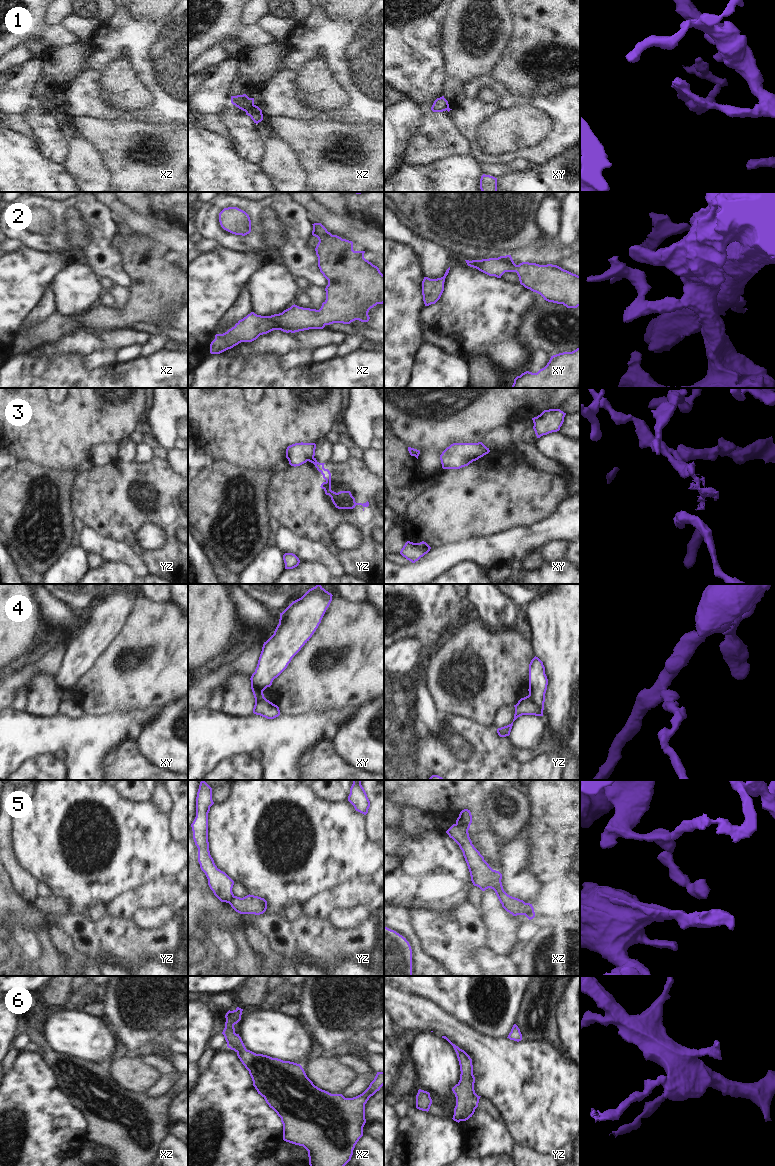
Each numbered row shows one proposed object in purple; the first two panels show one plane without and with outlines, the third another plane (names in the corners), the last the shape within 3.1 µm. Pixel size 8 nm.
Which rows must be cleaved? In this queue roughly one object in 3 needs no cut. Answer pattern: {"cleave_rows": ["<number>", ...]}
{"cleave_rows": ["1", "3", "4", "5"]}

